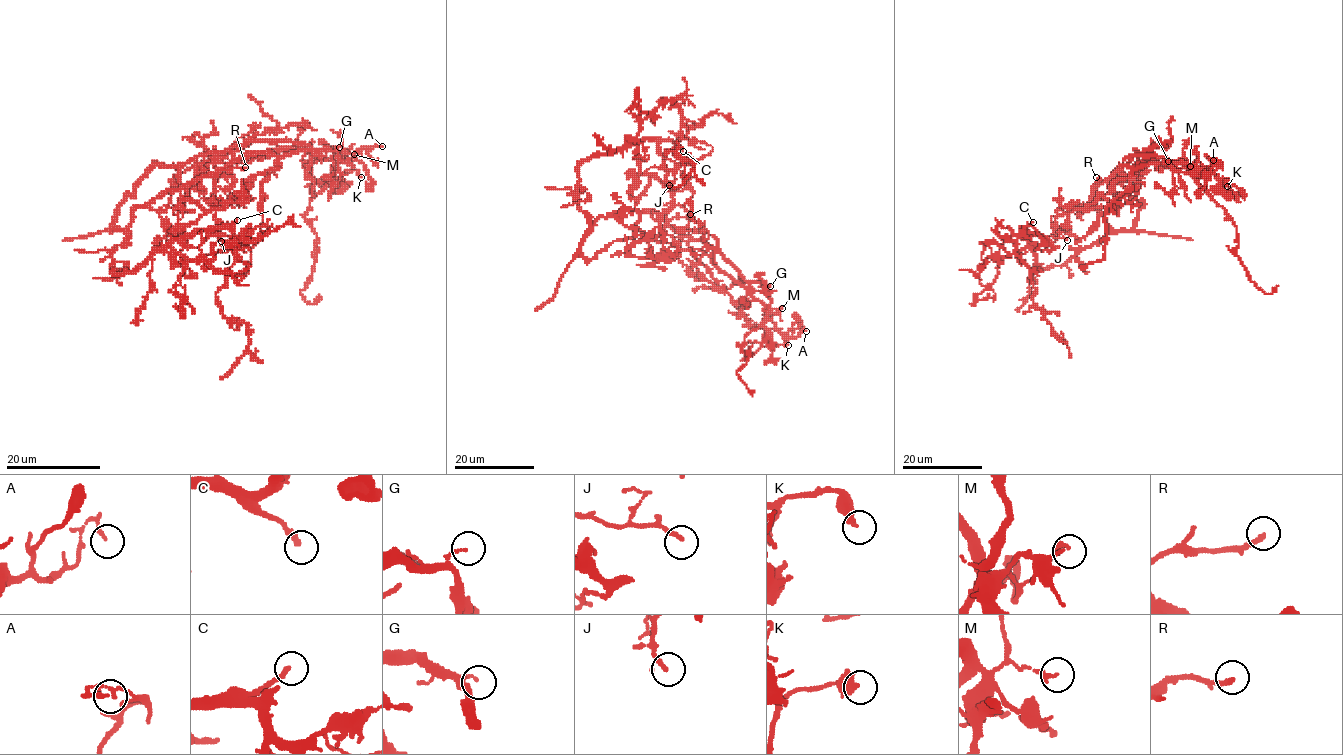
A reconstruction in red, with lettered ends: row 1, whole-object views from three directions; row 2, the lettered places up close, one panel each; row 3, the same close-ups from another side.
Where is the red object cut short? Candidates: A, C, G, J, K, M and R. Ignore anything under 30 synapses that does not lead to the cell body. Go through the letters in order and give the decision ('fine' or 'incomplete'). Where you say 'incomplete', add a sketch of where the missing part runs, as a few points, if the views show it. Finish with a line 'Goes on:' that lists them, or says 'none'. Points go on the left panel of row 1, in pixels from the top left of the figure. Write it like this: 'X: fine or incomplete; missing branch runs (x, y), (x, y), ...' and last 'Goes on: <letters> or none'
A: fine
C: incomplete; missing branch runs (237, 220), (260, 202), (292, 195), (319, 180), (324, 182)
G: fine
J: fine
K: fine
M: fine
R: incomplete; missing branch runs (245, 167), (256, 160), (265, 162), (270, 170), (269, 179), (284, 184), (291, 201), (315, 201)
Goes on: C, R

